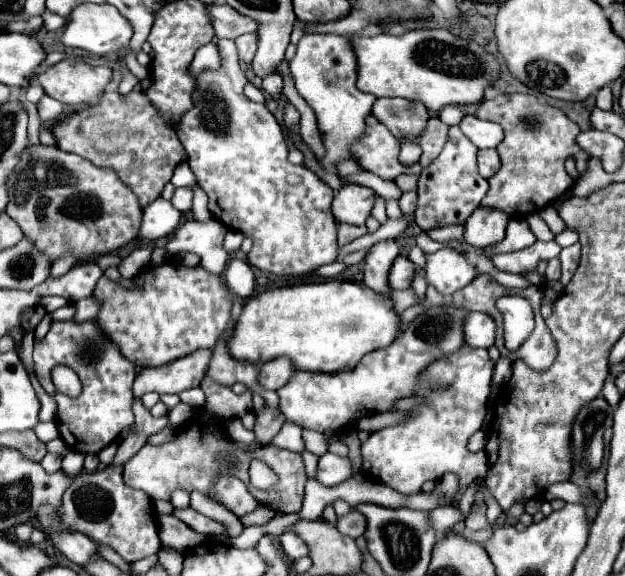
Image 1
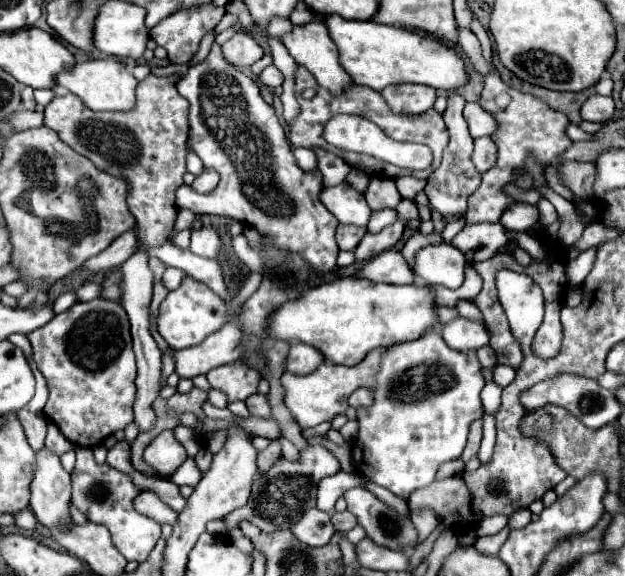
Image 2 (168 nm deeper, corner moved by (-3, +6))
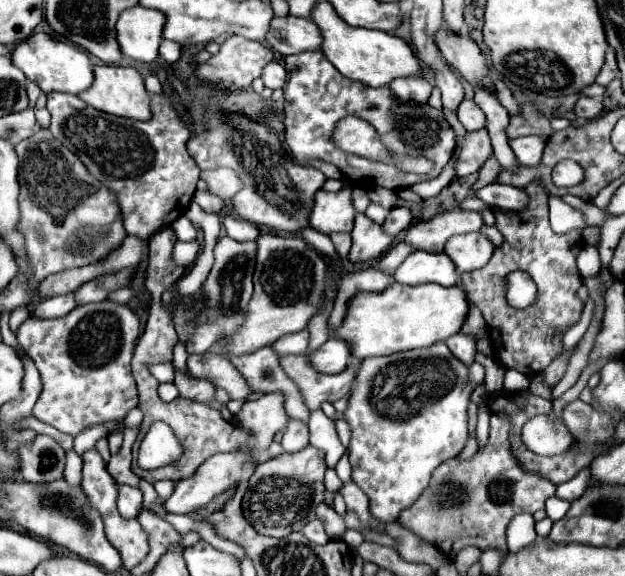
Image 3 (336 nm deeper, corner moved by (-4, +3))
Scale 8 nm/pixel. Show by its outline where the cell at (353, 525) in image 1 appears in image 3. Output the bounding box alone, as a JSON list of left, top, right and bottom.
[316,503,346,539]

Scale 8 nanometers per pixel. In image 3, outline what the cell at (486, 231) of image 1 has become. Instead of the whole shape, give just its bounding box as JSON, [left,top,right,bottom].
[444,231,494,273]

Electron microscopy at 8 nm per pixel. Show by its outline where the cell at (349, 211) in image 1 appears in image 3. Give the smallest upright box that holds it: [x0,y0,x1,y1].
[310,187,356,235]

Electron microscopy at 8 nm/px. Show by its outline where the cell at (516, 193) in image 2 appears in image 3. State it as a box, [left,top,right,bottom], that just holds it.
[476,183,530,211]

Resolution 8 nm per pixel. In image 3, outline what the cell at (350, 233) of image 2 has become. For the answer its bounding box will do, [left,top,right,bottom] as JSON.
[330,233,352,259]

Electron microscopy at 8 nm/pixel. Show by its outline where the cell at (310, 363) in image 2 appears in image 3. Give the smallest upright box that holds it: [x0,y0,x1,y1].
[308,339,352,373]

